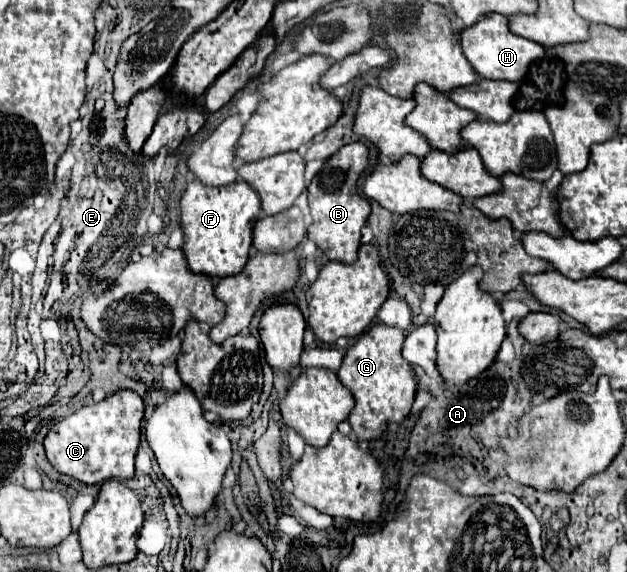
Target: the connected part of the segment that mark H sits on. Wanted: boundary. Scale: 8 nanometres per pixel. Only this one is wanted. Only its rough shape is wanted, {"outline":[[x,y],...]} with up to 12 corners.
{"outline":[[506,16],[462,30],[472,68],[518,82],[546,50],[510,32]]}

